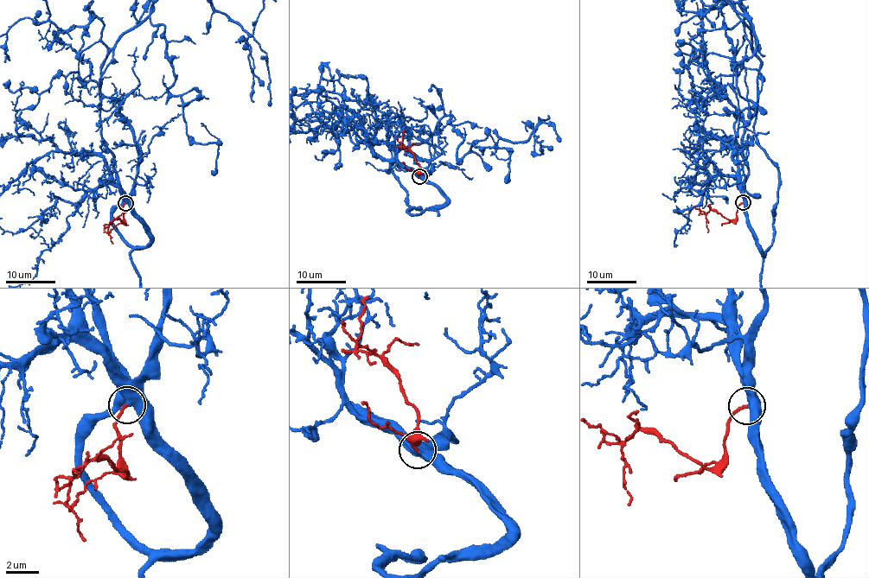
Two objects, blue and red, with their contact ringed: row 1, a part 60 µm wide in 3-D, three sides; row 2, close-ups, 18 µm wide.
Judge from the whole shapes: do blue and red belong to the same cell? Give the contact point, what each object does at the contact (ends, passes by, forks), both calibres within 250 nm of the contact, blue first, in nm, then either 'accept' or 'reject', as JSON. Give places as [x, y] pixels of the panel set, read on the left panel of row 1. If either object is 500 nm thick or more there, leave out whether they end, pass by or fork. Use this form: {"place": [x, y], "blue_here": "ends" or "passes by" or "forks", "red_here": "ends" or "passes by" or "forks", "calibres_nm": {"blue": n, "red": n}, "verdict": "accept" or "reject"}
{"place": [125, 203], "blue_here": "passes by", "red_here": "ends", "calibres_nm": {"blue": 440, "red": 160}, "verdict": "accept"}

